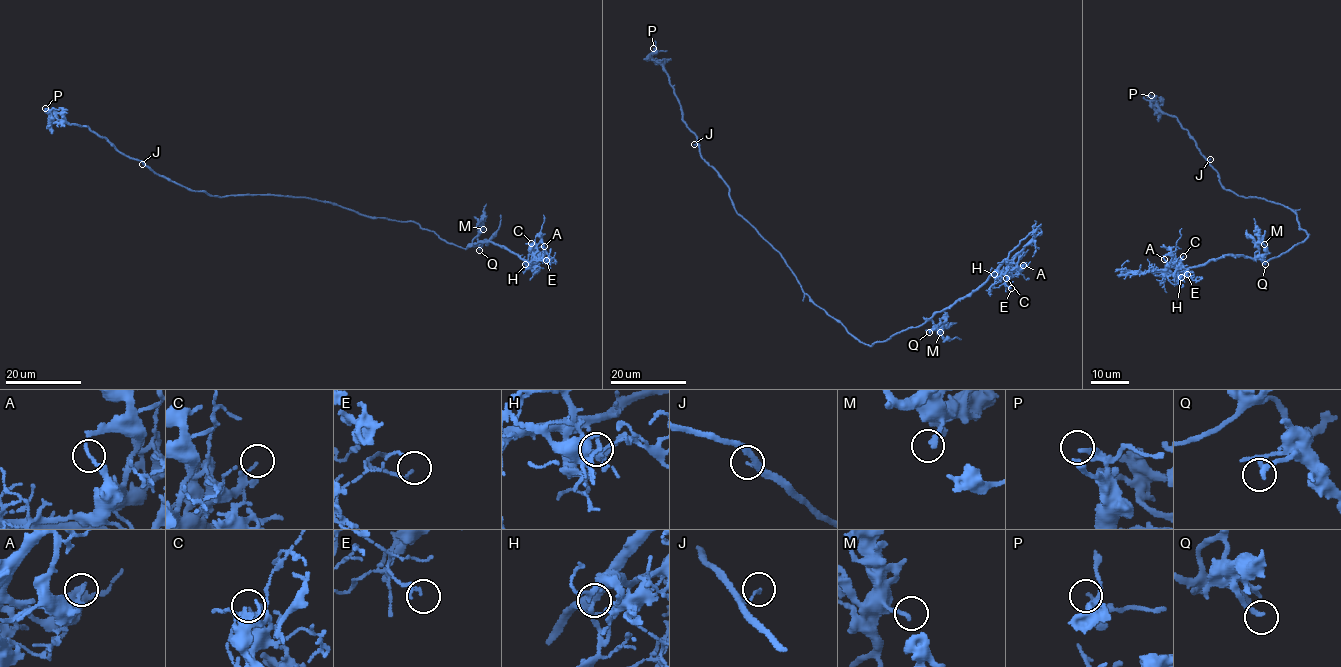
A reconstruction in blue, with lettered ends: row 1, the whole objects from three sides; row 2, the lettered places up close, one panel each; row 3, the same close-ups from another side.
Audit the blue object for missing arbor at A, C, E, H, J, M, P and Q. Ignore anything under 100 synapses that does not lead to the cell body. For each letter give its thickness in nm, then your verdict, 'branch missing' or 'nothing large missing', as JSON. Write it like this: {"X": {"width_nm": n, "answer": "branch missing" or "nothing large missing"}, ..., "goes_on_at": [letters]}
{"A": {"width_nm": 150, "answer": "nothing large missing"}, "C": {"width_nm": 120, "answer": "nothing large missing"}, "E": {"width_nm": 160, "answer": "nothing large missing"}, "H": {"width_nm": 160, "answer": "nothing large missing"}, "J": {"width_nm": 90, "answer": "nothing large missing"}, "M": {"width_nm": 200, "answer": "nothing large missing"}, "P": {"width_nm": 200, "answer": "nothing large missing"}, "Q": {"width_nm": 220, "answer": "nothing large missing"}, "goes_on_at": []}

